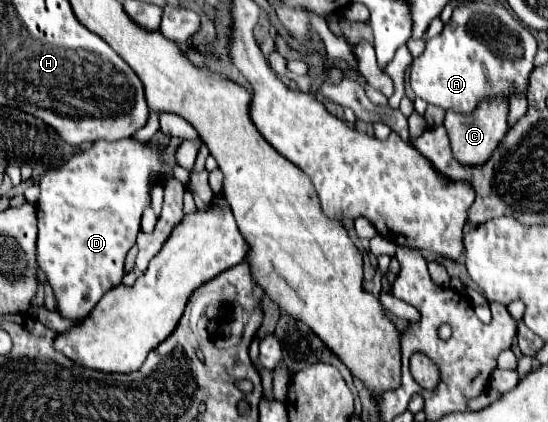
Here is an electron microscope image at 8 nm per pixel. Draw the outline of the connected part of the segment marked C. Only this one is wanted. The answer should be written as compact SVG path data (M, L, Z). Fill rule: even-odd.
M503 97L481 101L477 105L477 109L471 111L469 115L447 111L443 125L445 125L447 133L449 133L451 149L453 149L455 159L459 163L463 163L463 165L479 165L479 163L485 163L491 157L491 151L495 151L495 147L503 139L505 131L509 129L509 125L507 125L507 113L509 113L509 103Z

